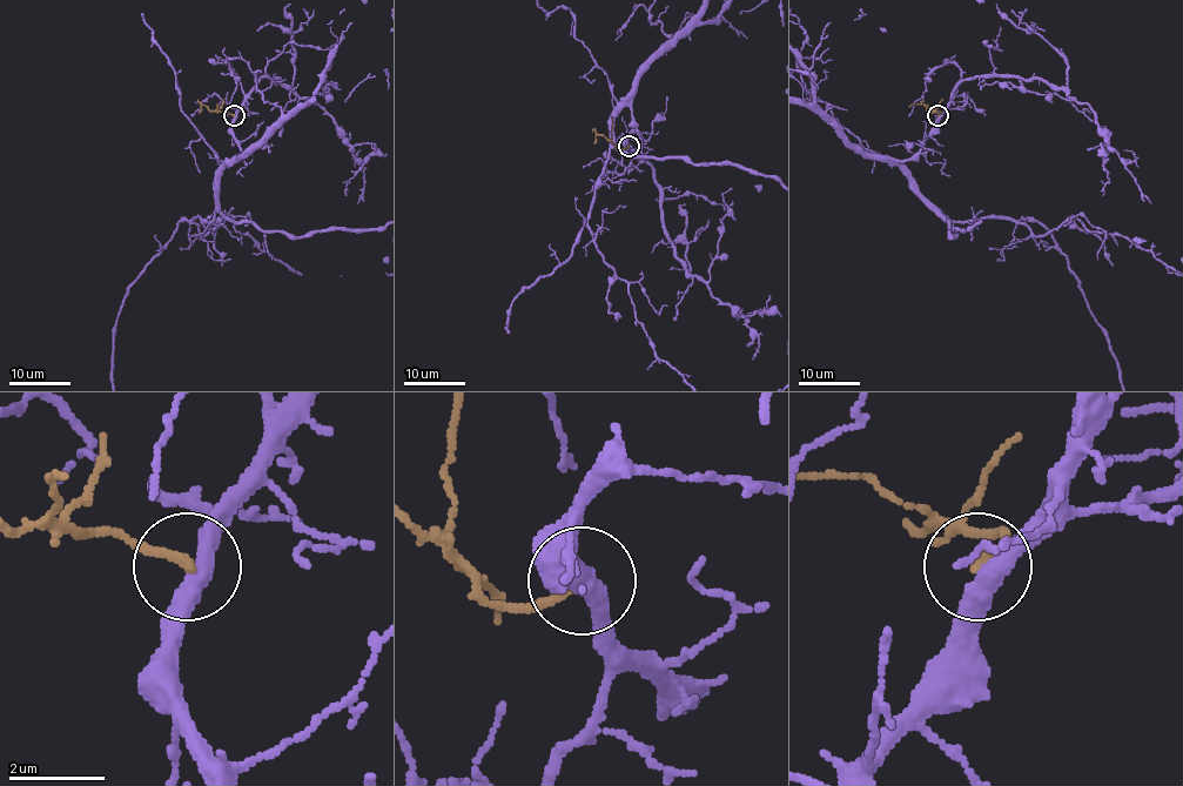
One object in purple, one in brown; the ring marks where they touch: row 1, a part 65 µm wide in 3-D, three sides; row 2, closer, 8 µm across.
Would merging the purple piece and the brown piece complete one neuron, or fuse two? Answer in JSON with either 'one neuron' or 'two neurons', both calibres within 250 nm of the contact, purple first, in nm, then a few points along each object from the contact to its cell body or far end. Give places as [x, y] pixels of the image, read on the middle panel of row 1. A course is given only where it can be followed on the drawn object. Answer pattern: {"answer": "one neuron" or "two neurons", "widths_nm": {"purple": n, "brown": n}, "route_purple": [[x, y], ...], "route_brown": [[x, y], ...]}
{"answer": "two neurons", "widths_nm": {"purple": 420, "brown": 220}, "route_brown": [[629, 146], [617, 148], [599, 134], [595, 143]]}

